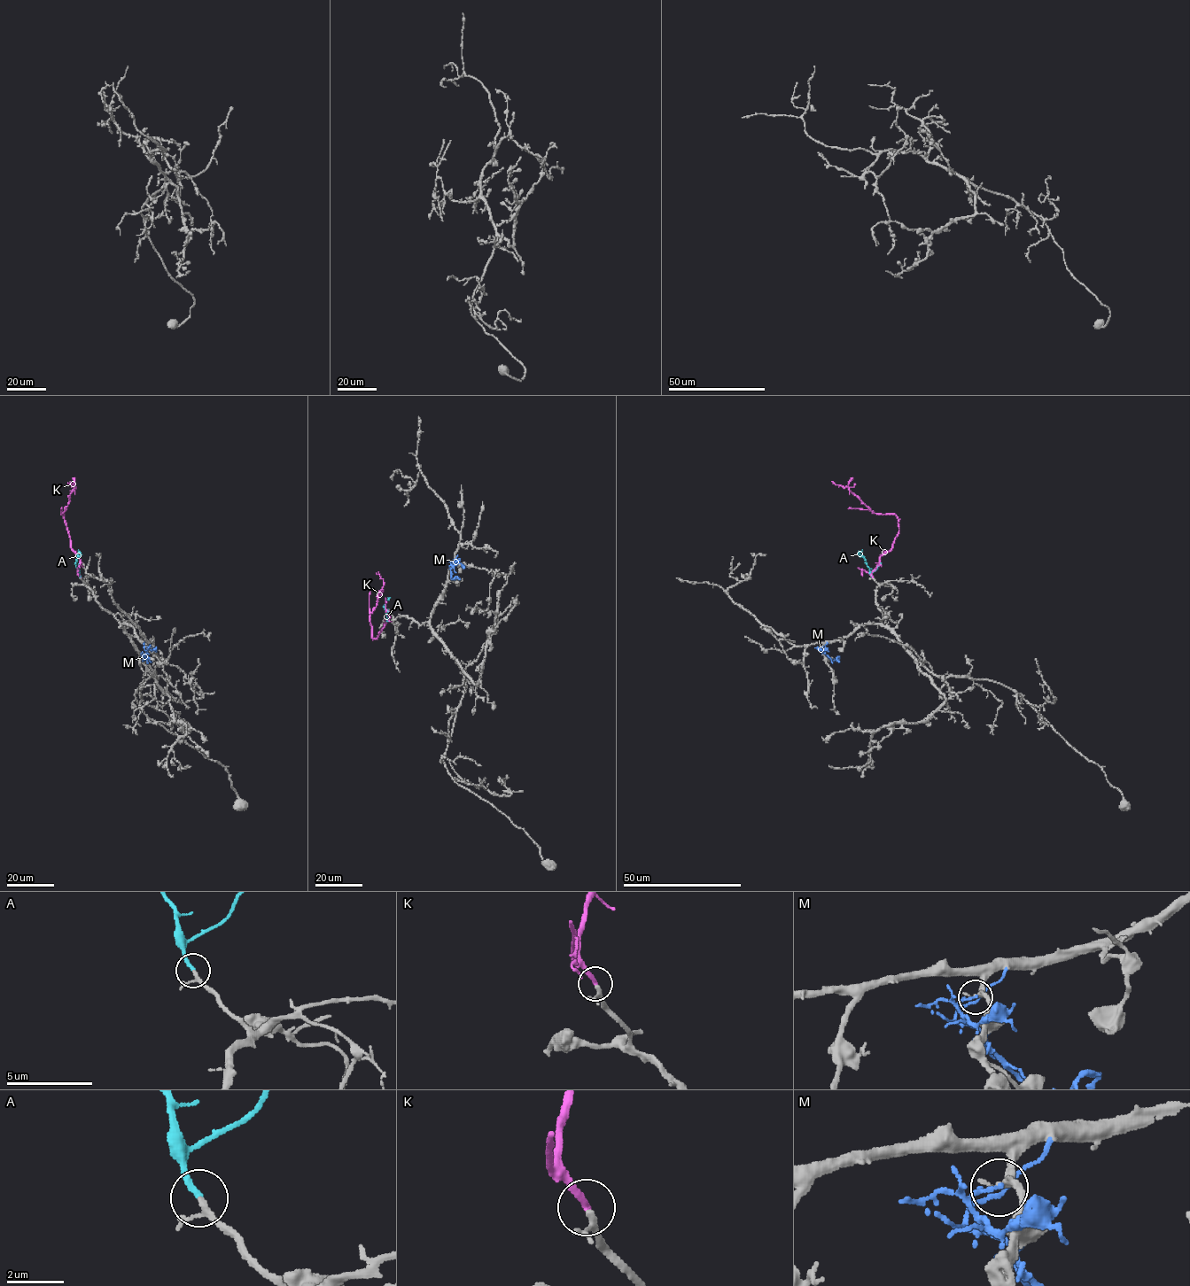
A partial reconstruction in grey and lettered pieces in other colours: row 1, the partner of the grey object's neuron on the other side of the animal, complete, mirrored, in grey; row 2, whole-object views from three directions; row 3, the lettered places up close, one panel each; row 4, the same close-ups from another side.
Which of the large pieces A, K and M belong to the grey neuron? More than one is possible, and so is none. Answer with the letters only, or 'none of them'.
A

